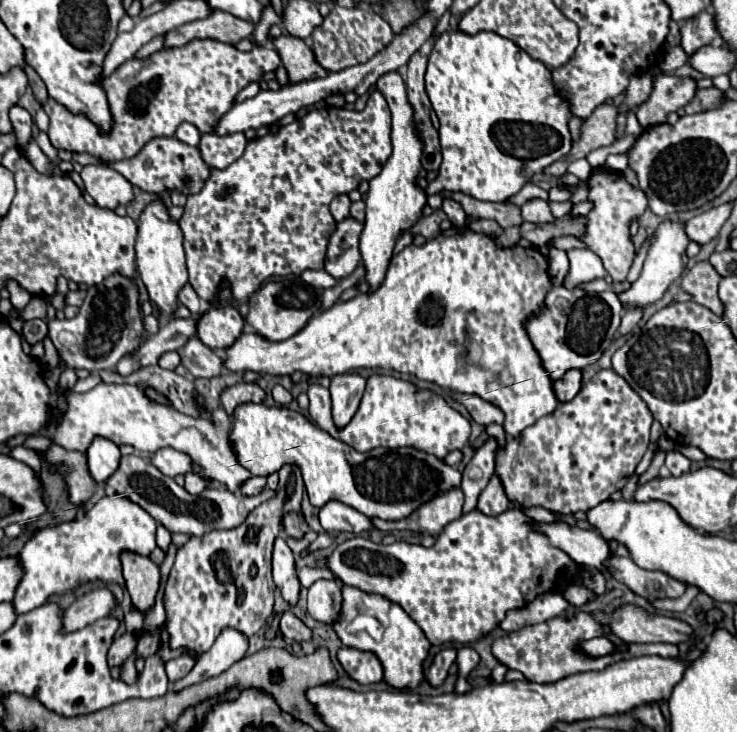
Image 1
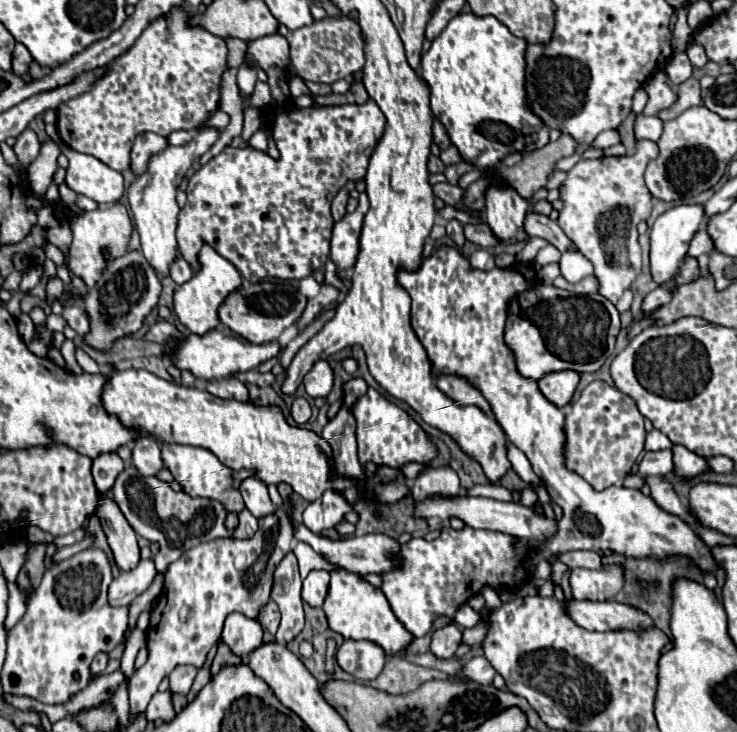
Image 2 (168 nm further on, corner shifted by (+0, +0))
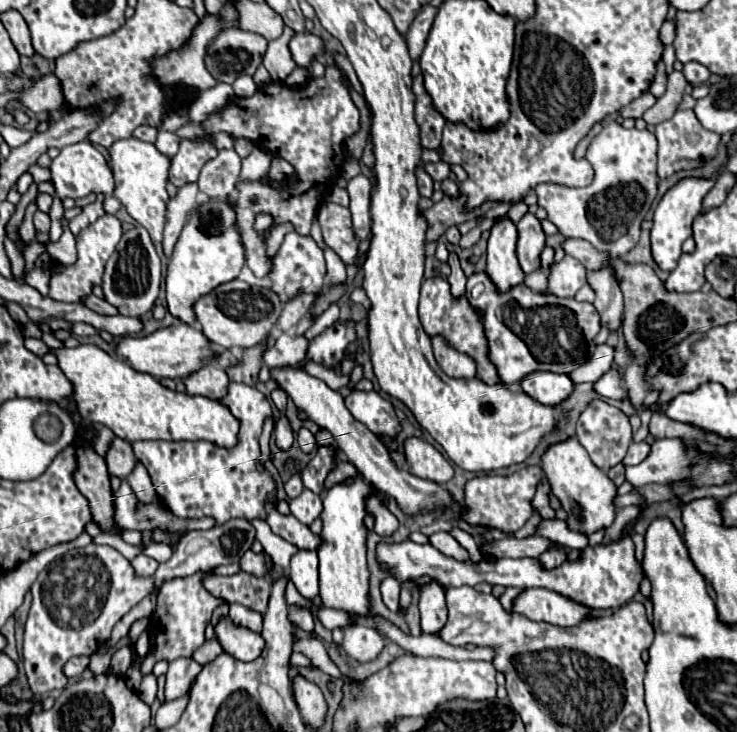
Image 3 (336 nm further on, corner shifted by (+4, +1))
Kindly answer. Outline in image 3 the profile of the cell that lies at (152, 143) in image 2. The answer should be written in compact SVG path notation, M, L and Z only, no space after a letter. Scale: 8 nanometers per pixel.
M137 127L133 131L133 137L135 139L141 139L141 141L147 141L147 143L155 143L157 139L157 129L155 127Z

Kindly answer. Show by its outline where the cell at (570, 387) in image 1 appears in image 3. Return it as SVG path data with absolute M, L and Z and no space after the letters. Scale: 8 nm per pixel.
M535 371L521 381L523 391L537 399L543 405L561 405L573 391L573 381L569 375L551 373L551 371Z

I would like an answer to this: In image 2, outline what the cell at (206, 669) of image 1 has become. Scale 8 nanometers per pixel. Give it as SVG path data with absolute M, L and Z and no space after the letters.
M233 612L225 620L225 628L221 640L229 644L229 648L237 656L245 656L249 648L257 648L263 642L263 628L257 620L247 618L239 612Z

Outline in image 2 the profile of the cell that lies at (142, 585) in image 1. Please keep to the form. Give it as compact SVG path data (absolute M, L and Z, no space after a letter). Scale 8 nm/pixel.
M101 494L99 504L95 510L103 532L107 536L107 542L113 550L115 564L121 570L135 568L139 562L139 546L137 546L137 534L129 526L127 518L119 510L117 502L111 498L111 494Z

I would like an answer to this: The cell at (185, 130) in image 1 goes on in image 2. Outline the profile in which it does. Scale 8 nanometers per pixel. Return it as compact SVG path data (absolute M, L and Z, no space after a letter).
M185 130L173 132L173 134L167 138L169 146L183 146L183 144L189 144L191 140L193 140L193 132L185 132Z

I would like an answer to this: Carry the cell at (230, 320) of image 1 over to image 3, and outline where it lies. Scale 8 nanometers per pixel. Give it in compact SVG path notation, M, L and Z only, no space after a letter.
M205 199L199 203L197 209L191 211L185 229L175 245L173 257L169 259L167 269L167 309L173 317L181 319L183 323L195 323L197 317L193 315L193 303L201 297L227 283L239 275L245 265L245 253L235 229L235 213L227 205L225 199Z

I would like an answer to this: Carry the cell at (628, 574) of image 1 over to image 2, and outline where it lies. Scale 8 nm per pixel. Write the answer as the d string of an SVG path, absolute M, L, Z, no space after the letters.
M575 550L575 552L563 552L557 556L559 562L567 564L571 570L573 568L599 568L601 560L597 552L591 550Z

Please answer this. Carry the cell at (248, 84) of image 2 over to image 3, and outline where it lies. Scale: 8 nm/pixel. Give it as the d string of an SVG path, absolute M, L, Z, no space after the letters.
M187 183L179 189L177 197L169 201L167 205L167 225L163 233L163 253L169 257L173 255L173 247L185 227L190 212L203 203L204 194L199 191L197 183Z

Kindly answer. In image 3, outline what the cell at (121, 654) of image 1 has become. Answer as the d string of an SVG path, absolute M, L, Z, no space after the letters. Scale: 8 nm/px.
M73 657L73 659L69 659L69 661L65 663L63 673L65 673L67 677L71 677L71 679L79 679L81 673L83 673L87 667L89 667L89 657Z

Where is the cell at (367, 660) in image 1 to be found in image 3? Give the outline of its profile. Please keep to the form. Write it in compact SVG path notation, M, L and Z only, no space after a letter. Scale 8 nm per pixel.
M357 623L341 631L343 631L343 645L341 645L343 651L359 663L375 661L385 645L381 633L375 627L369 627L367 623Z

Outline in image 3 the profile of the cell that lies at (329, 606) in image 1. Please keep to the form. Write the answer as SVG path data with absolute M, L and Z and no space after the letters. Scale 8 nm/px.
M299 551L297 555L293 555L289 577L303 597L315 599L319 595L317 553L315 551Z

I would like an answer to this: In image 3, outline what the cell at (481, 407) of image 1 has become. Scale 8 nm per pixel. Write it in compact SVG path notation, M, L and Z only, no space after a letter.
M433 337L433 353L439 367L455 379L473 379L475 377L475 361L469 355L457 353L451 349L443 337Z

